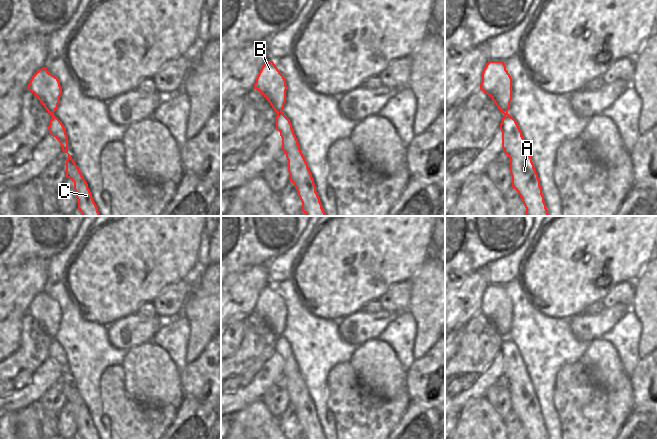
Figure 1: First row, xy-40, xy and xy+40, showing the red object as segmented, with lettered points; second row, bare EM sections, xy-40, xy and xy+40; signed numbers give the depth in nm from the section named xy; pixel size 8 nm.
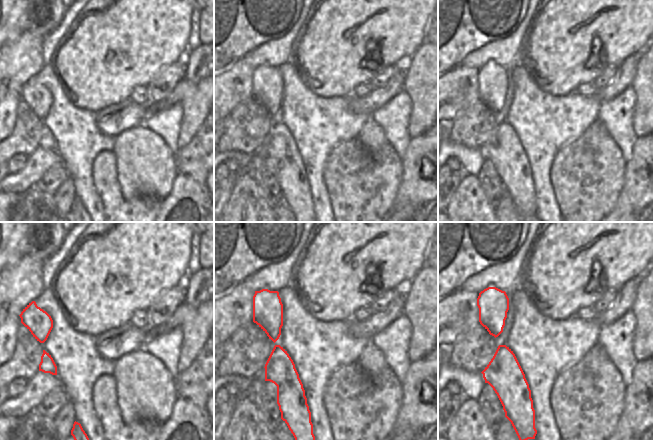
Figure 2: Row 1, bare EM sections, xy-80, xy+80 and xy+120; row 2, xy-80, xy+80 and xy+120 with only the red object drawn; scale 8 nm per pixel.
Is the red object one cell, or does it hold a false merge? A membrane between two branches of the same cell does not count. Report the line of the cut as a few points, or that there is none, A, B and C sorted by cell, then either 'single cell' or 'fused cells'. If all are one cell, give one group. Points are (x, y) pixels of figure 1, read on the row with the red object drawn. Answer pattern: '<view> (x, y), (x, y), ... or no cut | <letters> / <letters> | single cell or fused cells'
no cut | A B C | single cell

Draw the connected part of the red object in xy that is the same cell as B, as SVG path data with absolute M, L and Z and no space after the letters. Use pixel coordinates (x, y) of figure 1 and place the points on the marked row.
M273 61L265 63L254 84L270 103L276 116L276 130L282 138L282 150L288 160L290 181L294 184L306 216L326 216L308 164L300 150L292 124L282 112L286 102L286 80Z

